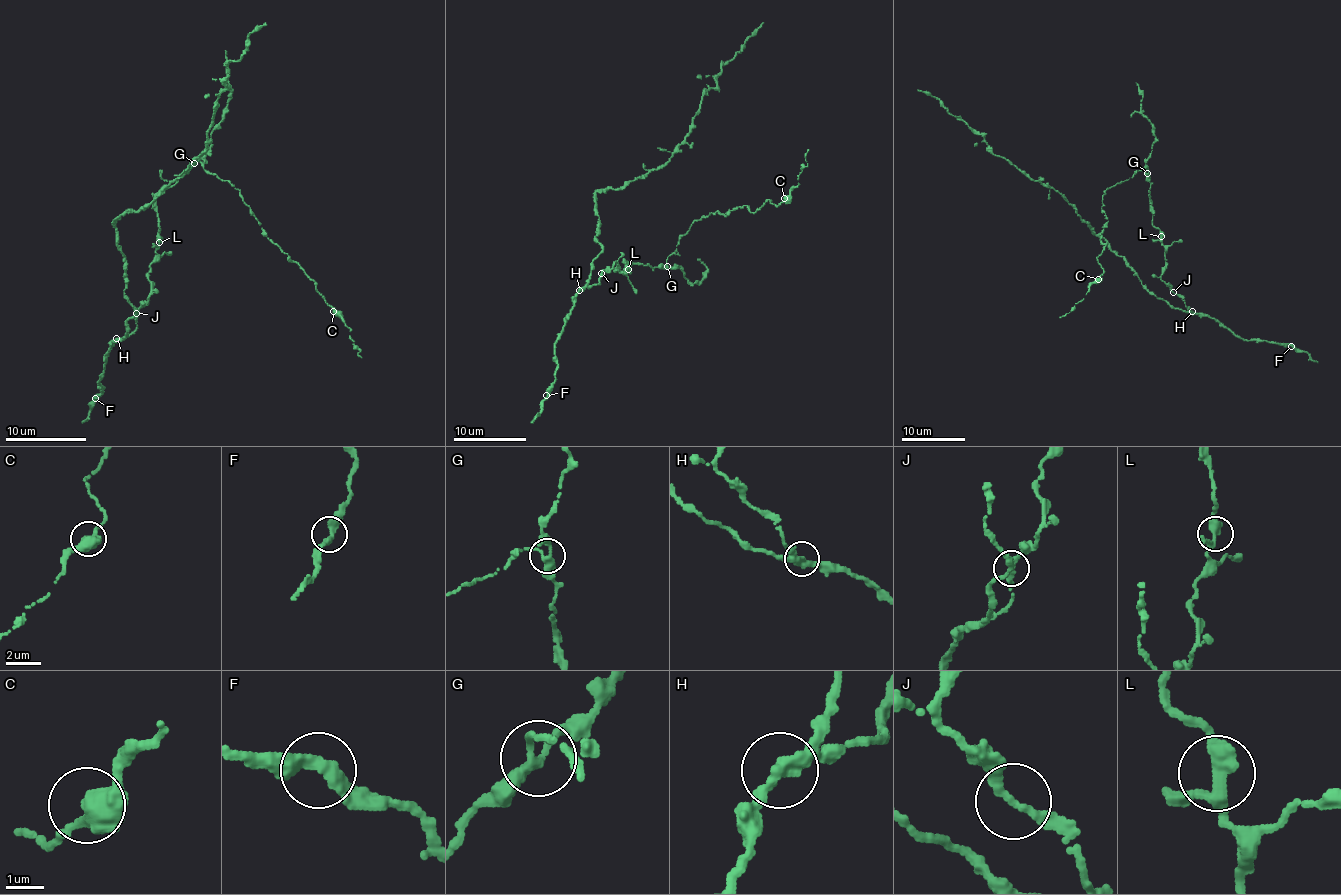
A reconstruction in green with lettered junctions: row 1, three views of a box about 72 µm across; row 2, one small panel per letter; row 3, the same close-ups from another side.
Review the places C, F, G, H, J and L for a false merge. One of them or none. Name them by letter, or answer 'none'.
none

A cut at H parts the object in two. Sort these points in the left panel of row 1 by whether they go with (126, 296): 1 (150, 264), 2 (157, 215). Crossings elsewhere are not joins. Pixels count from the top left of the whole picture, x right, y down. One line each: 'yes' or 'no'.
1: no
2: no

